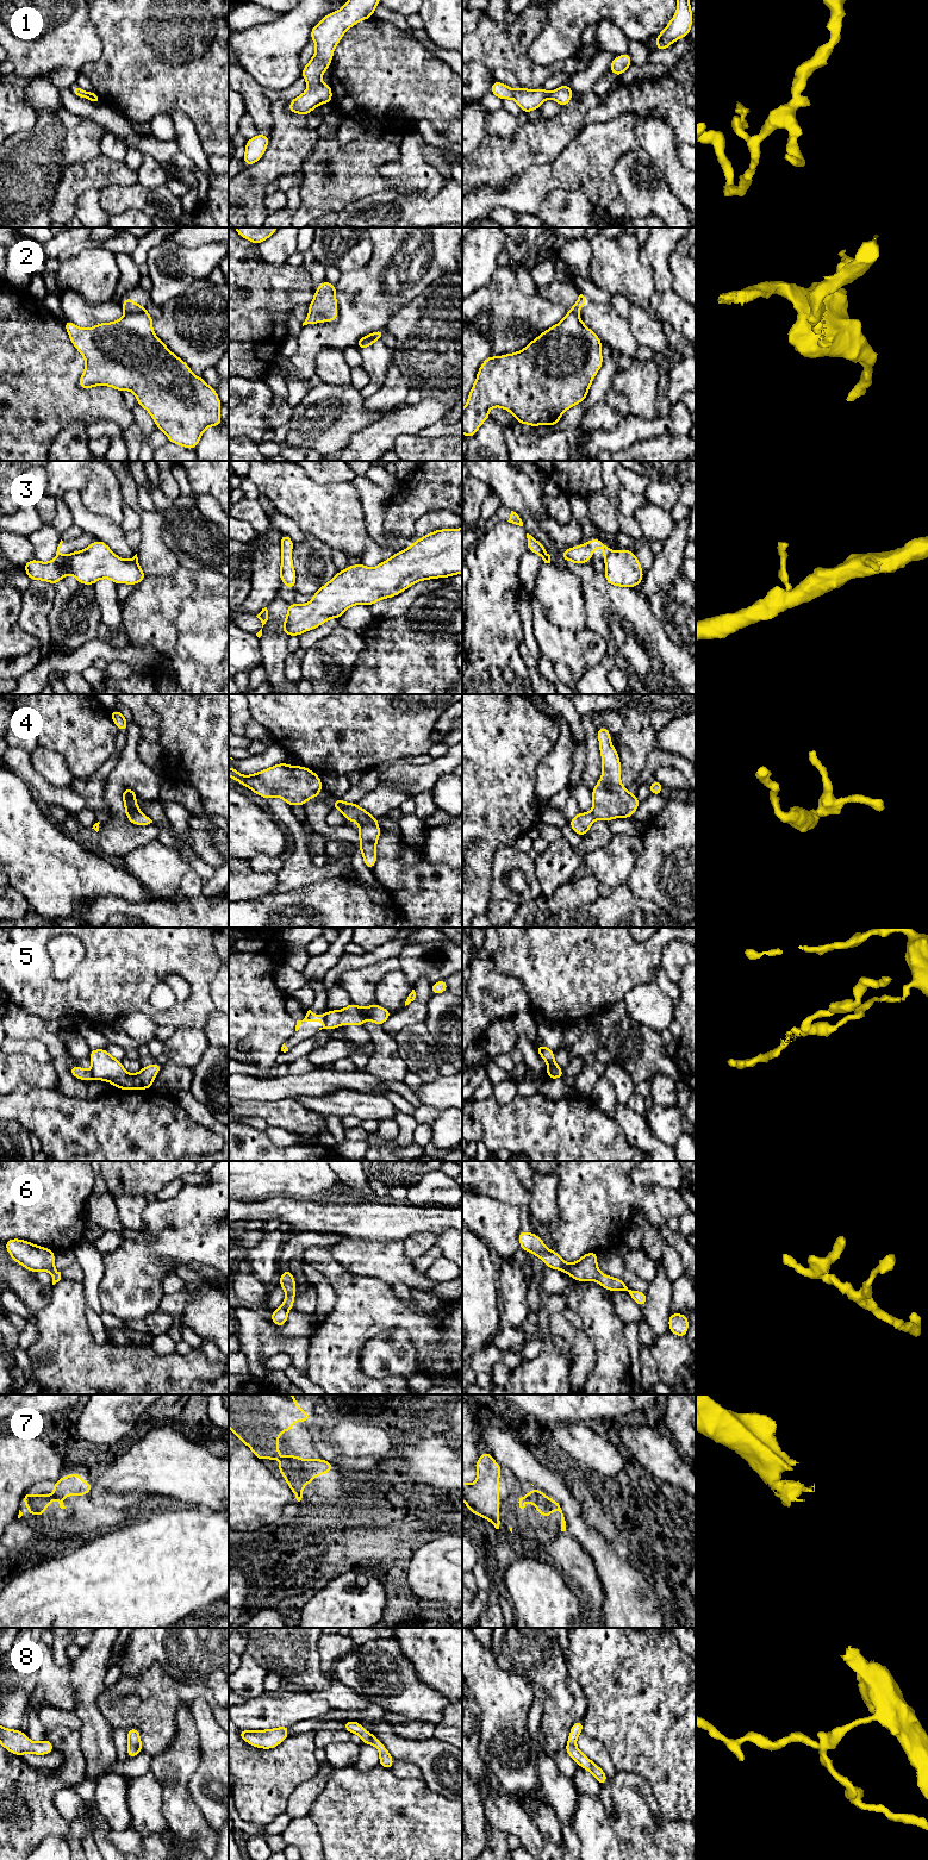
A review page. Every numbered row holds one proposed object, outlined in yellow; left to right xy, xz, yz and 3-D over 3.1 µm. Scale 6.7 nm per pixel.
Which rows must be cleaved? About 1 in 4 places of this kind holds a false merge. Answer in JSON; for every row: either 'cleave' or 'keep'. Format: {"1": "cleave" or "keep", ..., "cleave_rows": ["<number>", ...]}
{"1": "keep", "2": "cleave", "3": "cleave", "4": "keep", "5": "cleave", "6": "keep", "7": "keep", "8": "keep", "cleave_rows": ["2", "3", "5"]}

